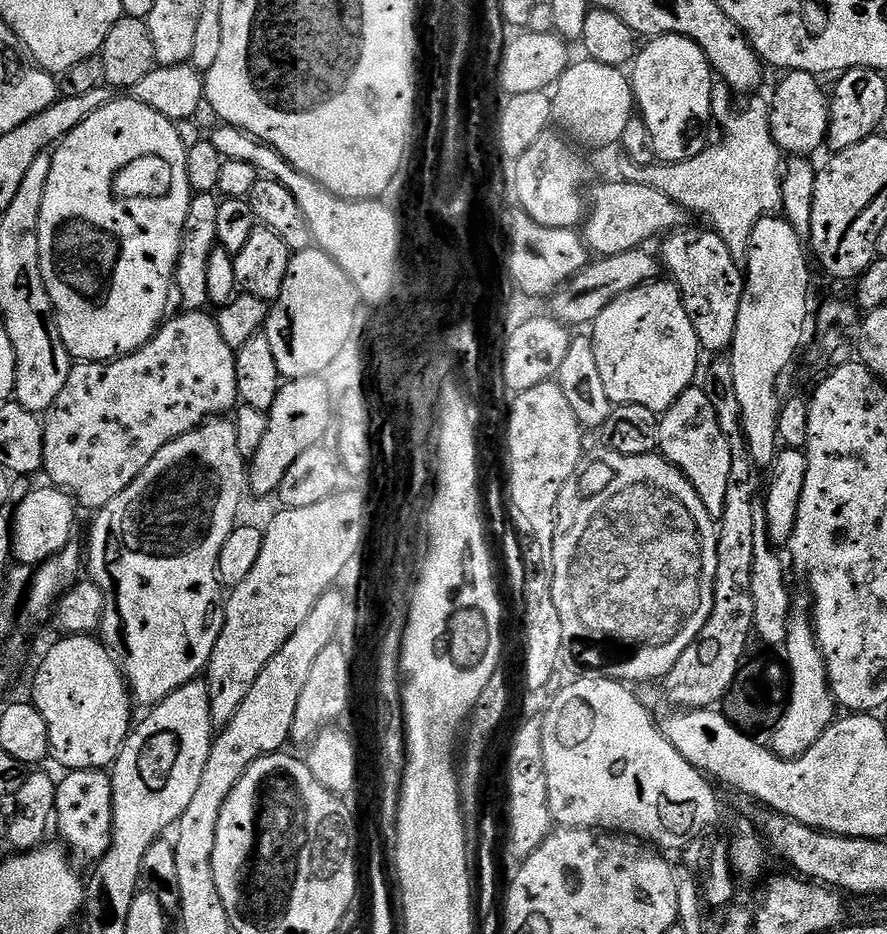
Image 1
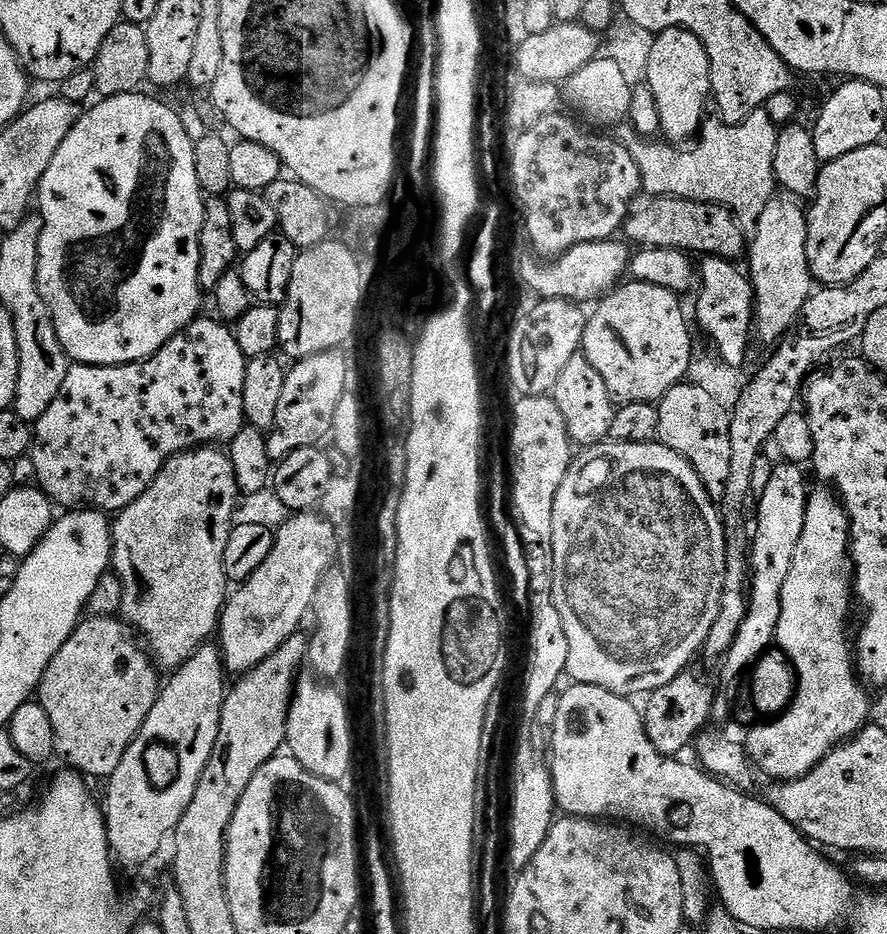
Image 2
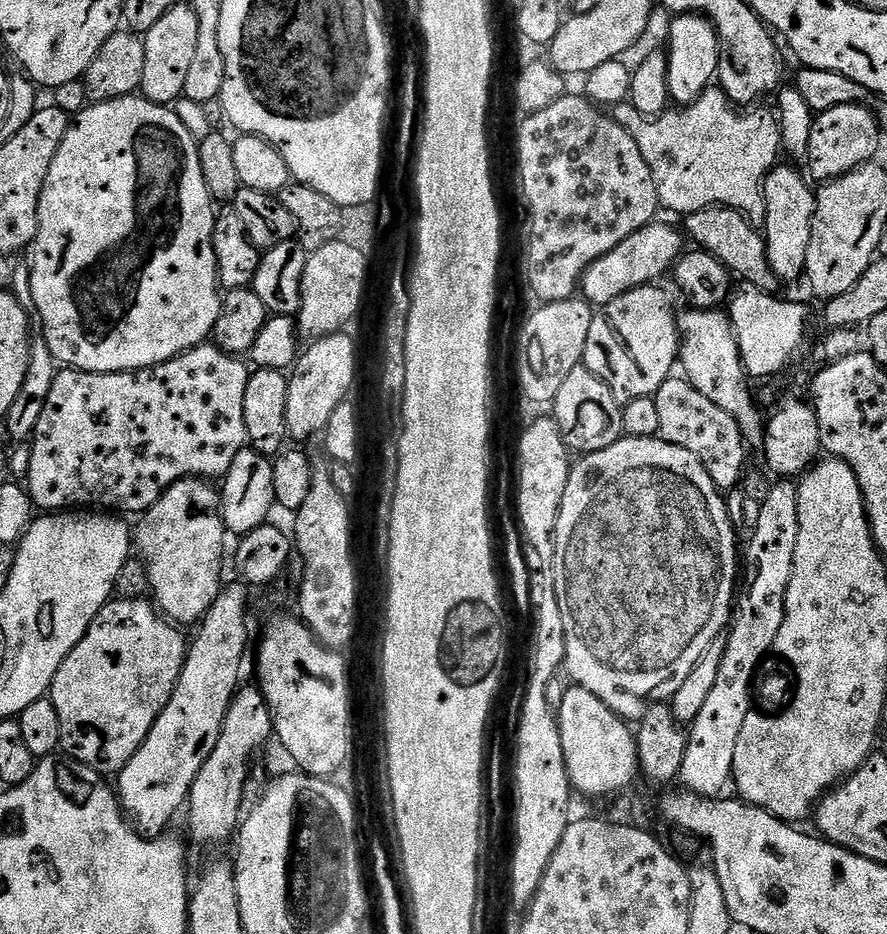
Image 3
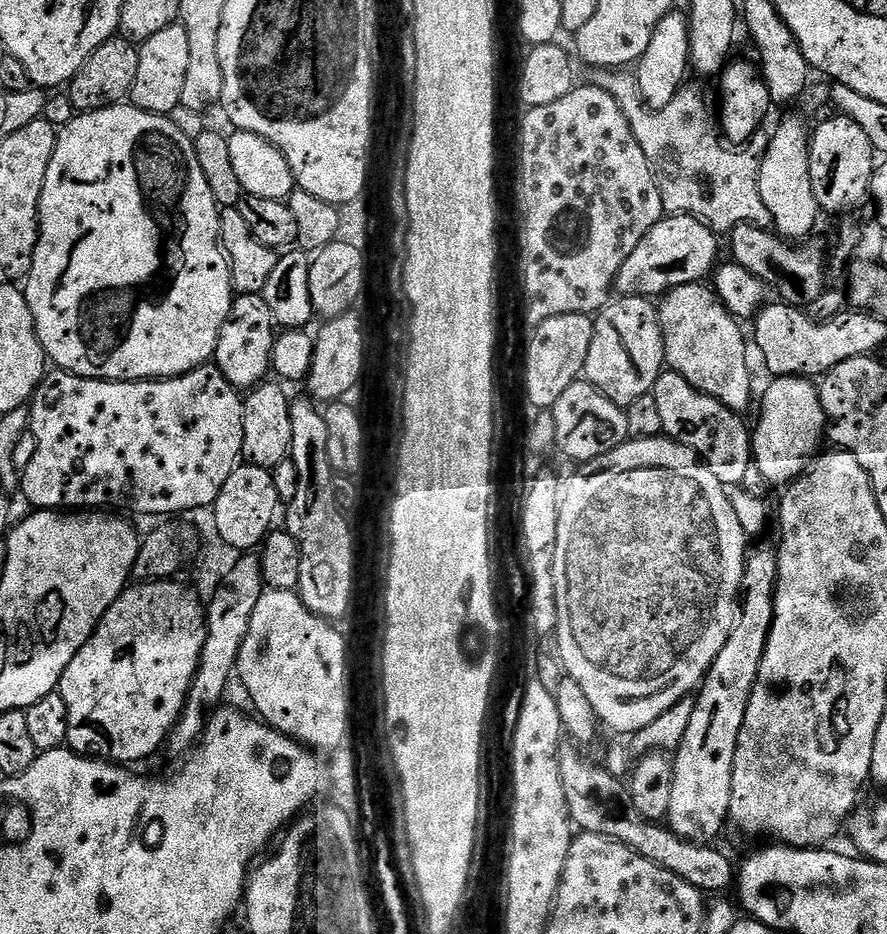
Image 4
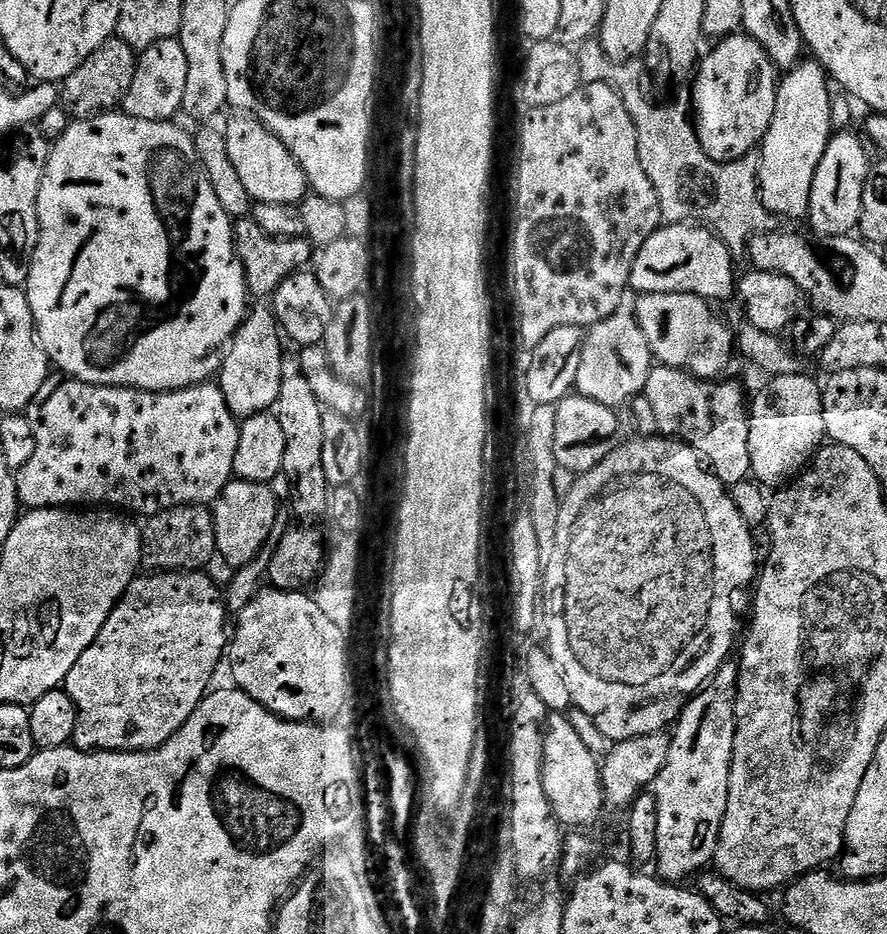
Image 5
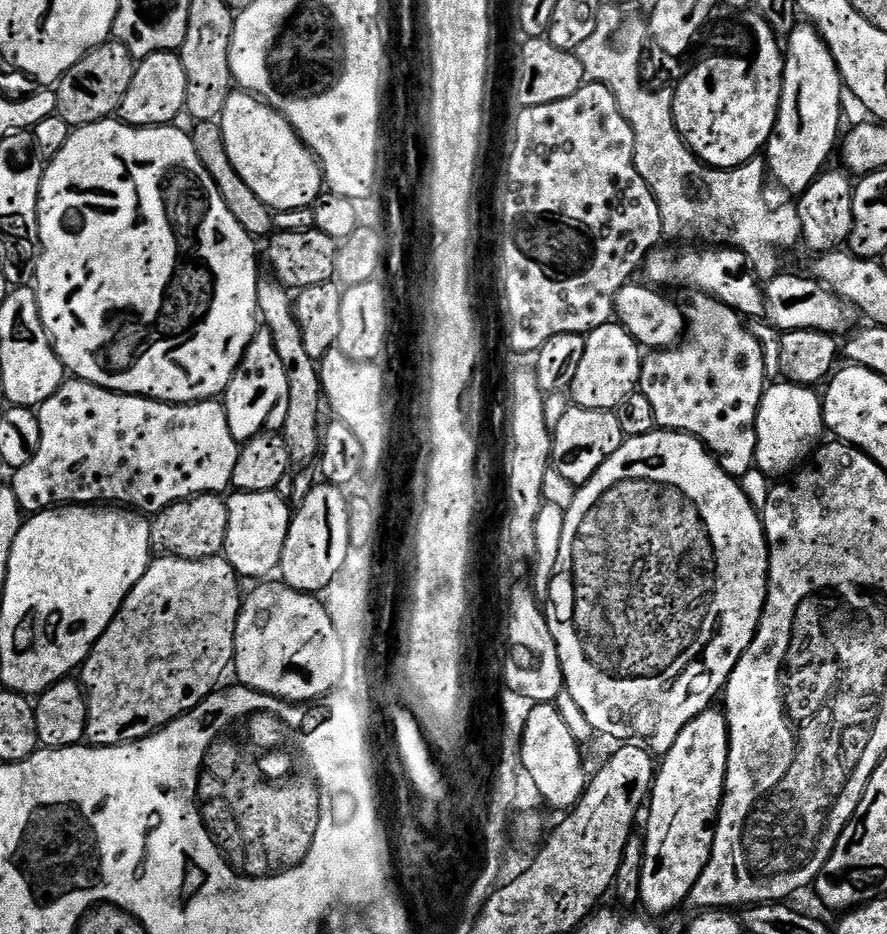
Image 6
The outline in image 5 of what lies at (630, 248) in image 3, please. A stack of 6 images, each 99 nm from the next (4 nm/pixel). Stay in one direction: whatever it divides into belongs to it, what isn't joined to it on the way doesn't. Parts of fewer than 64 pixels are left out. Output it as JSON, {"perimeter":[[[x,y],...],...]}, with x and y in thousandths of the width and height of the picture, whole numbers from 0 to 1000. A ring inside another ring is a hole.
{"perimeter":[[[785,238],[749,240],[741,244],[737,251],[733,251],[733,255],[728,255],[728,263],[719,268],[719,276],[715,276],[715,289],[710,289],[710,308],[717,315],[780,314],[799,323],[821,321],[824,317],[826,320],[832,308],[832,290],[830,291],[830,283],[825,277],[828,277],[828,271],[821,266],[821,260],[808,253],[804,245]]]}

